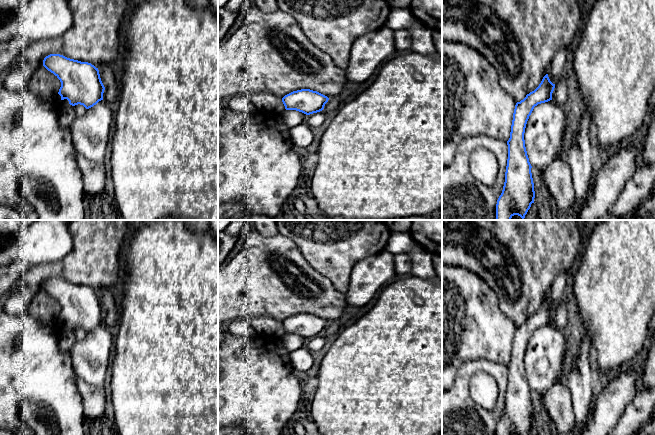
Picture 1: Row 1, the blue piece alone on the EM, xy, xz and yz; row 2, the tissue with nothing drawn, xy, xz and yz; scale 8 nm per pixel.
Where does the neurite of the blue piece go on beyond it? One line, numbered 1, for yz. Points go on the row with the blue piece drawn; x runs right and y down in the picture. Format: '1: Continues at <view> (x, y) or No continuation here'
1: No continuation here

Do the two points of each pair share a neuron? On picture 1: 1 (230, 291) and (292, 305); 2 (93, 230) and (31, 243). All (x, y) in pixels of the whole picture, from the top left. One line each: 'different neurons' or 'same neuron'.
1: same neuron
2: different neurons

